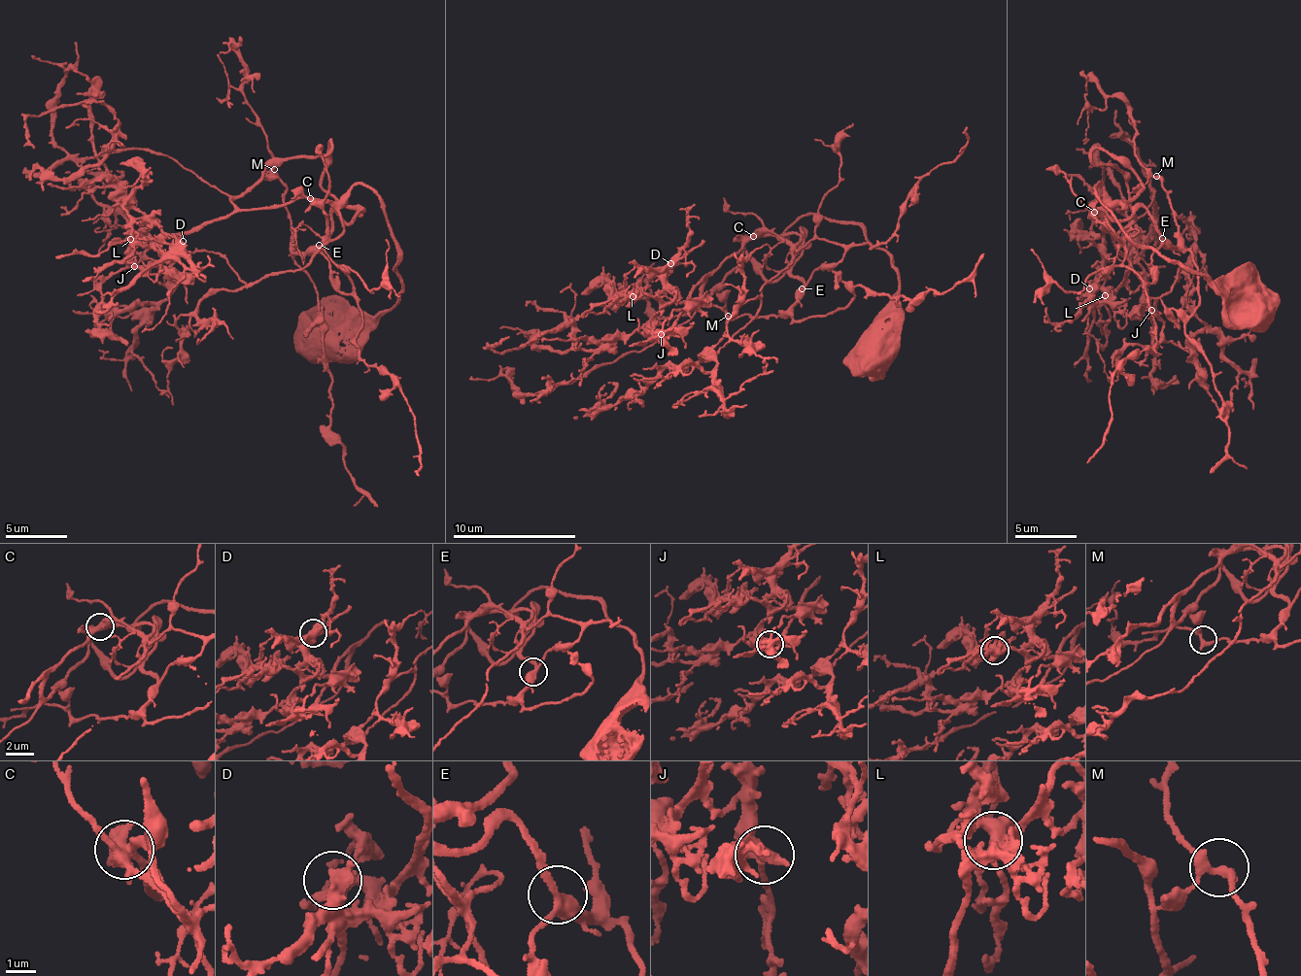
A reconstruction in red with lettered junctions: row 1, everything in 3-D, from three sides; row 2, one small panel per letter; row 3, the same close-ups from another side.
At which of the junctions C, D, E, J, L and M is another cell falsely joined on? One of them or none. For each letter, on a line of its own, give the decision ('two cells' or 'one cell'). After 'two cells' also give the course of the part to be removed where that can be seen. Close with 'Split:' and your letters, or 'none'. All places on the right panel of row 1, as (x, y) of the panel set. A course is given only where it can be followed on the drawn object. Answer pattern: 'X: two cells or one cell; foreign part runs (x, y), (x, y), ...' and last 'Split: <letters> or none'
C: one cell
D: one cell
E: one cell
J: one cell
L: one cell
M: one cell
Split: none

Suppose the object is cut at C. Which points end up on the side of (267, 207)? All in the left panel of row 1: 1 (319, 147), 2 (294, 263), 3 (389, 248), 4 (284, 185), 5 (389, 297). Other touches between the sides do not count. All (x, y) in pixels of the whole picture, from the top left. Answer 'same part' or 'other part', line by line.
1: other part
2: other part
3: other part
4: other part
5: other part

